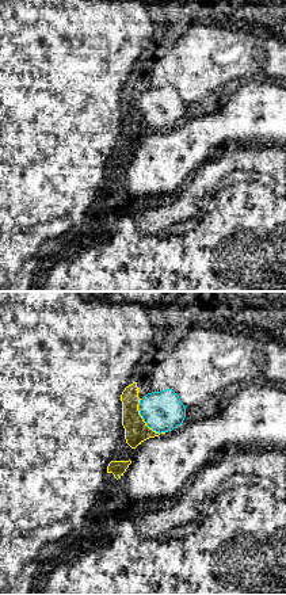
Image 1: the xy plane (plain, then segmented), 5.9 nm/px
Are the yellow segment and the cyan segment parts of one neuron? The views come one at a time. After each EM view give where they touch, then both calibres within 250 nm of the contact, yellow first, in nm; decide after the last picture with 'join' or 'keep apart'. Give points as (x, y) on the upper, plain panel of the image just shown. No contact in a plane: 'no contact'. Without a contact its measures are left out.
meets yellow at (142, 117); 140 nm thick on the yellow side, 240 nm on the other

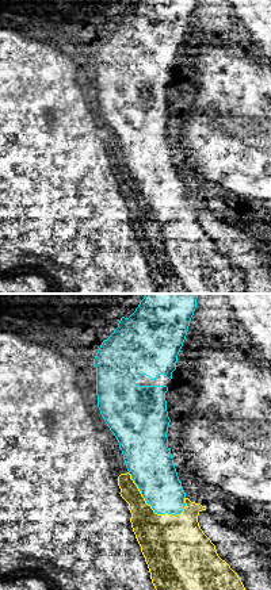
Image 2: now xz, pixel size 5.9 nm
meets yellow at (151, 203); 340 nm thick on the yellow side, 260 nm on the other

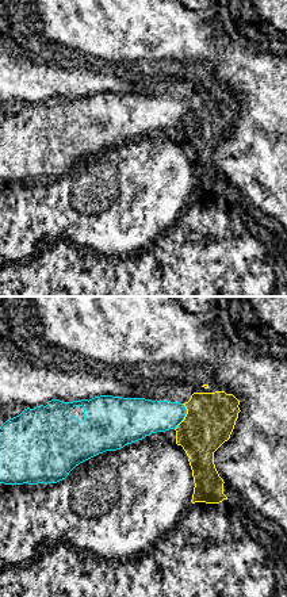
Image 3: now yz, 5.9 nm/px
meets yellow at (184, 114); 300 nm thick on the yellow side, 220 nm on the other

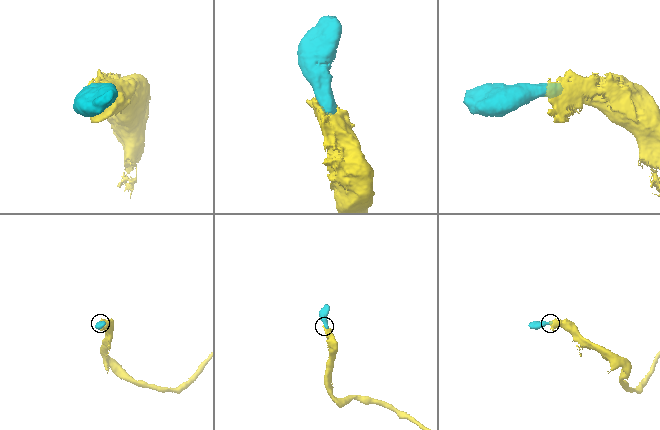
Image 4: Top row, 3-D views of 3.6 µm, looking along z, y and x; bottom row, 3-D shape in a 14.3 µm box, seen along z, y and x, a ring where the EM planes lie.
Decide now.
join

